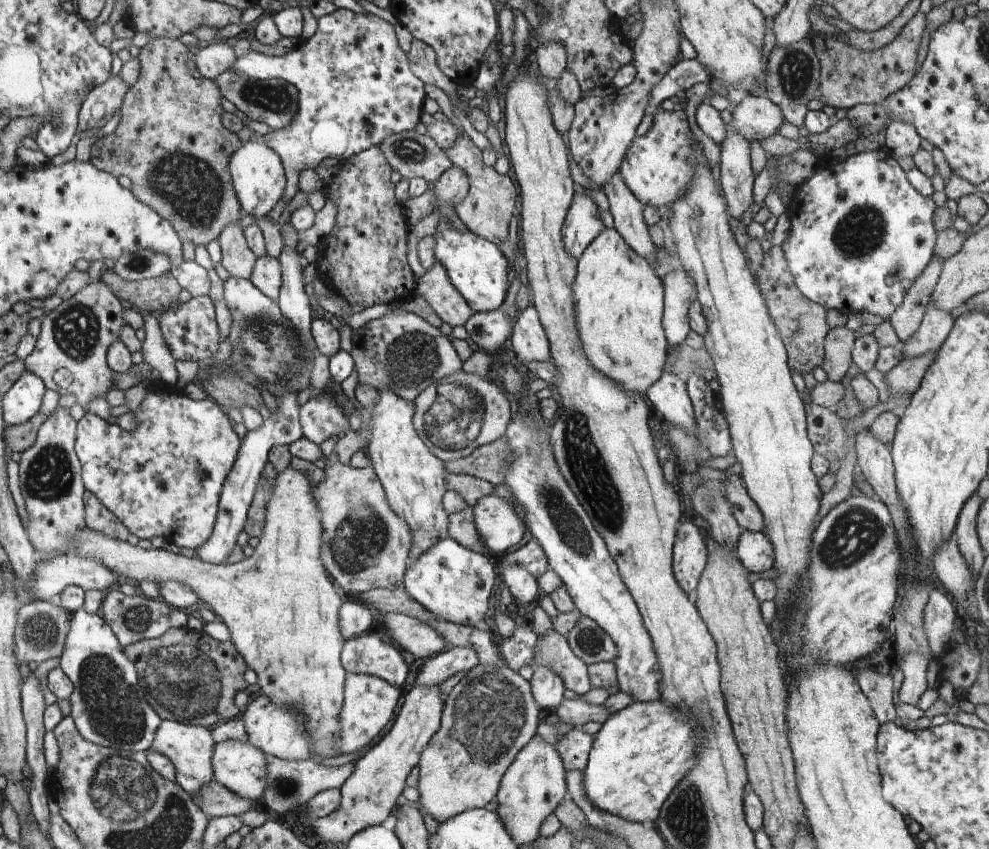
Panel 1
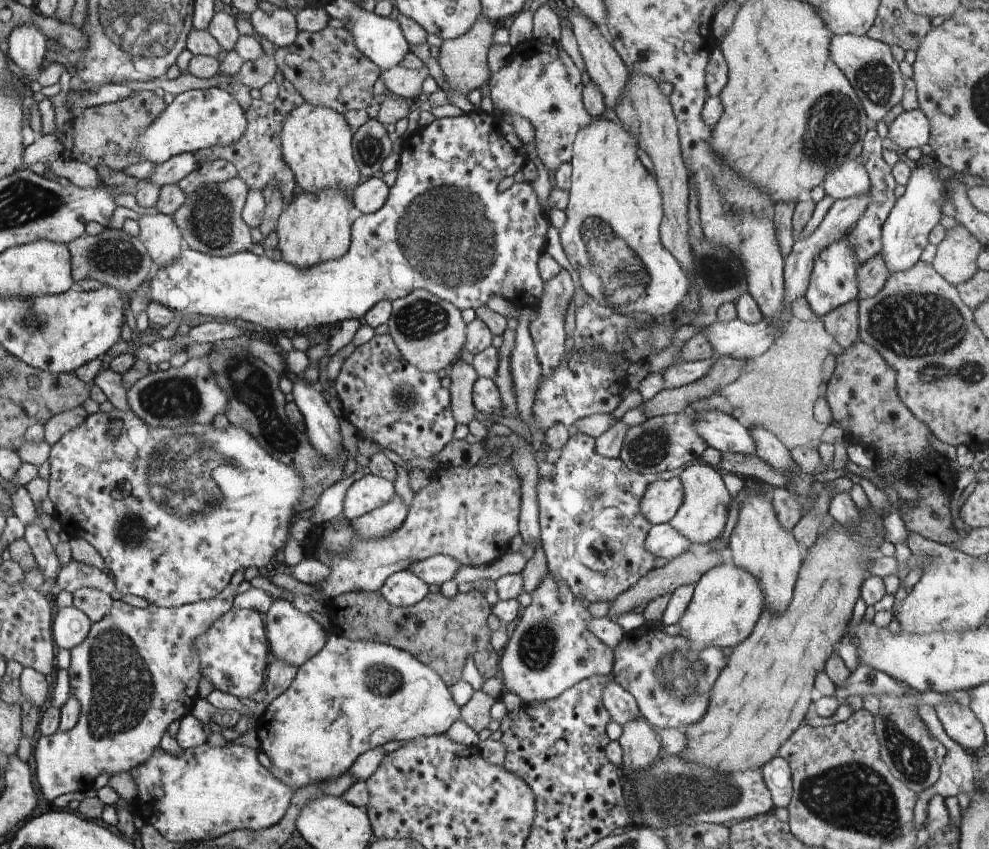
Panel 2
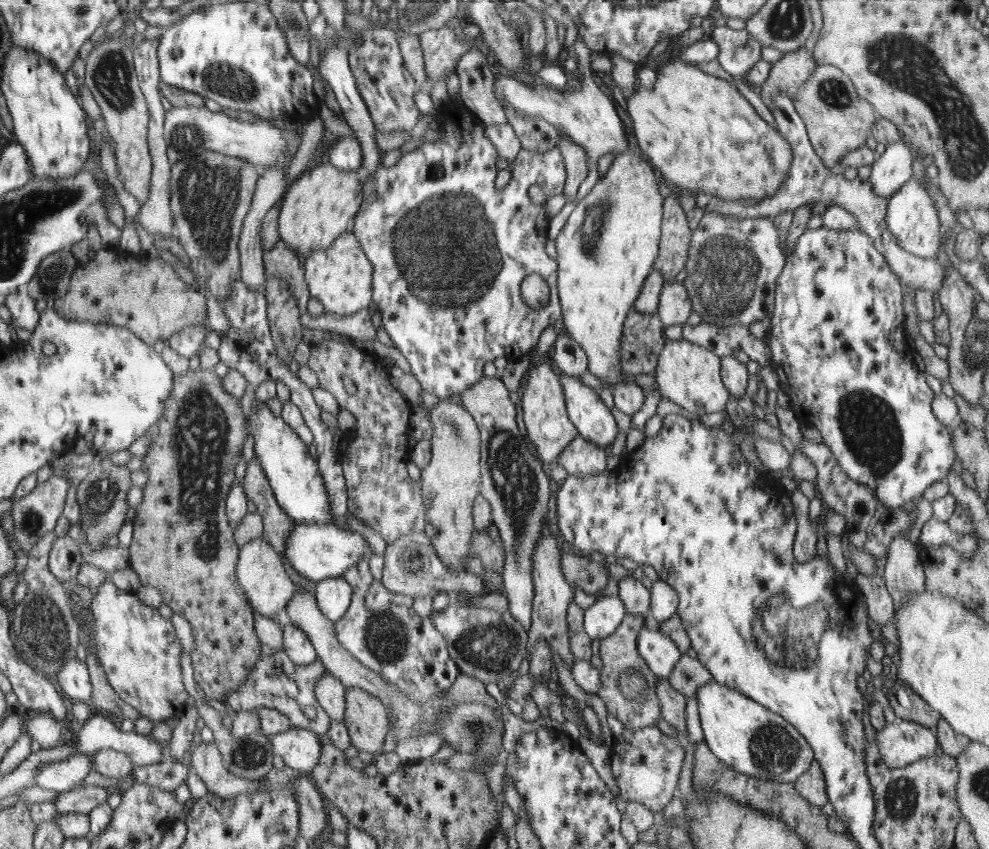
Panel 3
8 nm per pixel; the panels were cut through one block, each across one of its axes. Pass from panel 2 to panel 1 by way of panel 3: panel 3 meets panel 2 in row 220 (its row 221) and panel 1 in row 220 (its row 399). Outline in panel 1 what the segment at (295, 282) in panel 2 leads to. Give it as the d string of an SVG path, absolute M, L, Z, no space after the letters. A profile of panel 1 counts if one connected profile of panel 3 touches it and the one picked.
M440 219L433 236L435 259L444 266L452 286L459 290L468 306L476 313L500 309L507 298L508 290L508 262L500 248L472 231L456 230L450 220L444 222Z

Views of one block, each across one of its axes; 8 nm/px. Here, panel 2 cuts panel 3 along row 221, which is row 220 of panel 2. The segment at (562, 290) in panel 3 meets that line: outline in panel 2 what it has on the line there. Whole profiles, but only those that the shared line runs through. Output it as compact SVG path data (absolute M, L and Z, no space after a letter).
M603 117L584 126L576 137L566 223L560 228L560 242L580 276L582 288L599 302L621 315L647 312L655 319L675 314L691 292L691 277L660 242L662 200L656 178L646 172L638 158L639 142L622 124Z

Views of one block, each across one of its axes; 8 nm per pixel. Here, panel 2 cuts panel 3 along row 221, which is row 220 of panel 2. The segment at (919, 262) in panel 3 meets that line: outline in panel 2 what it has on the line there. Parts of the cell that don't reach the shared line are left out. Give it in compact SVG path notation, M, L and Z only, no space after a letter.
M873 129L867 131L862 142L862 152L859 160L866 169L866 172L868 172L871 180L872 200L870 201L870 206L864 210L864 214L851 226L847 235L848 242L850 242L852 248L854 248L856 262L858 262L859 265L863 265L864 262L870 260L872 256L881 252L882 227L896 202L894 188L896 188L897 184L892 174L892 167L882 158L882 140L876 129Z

